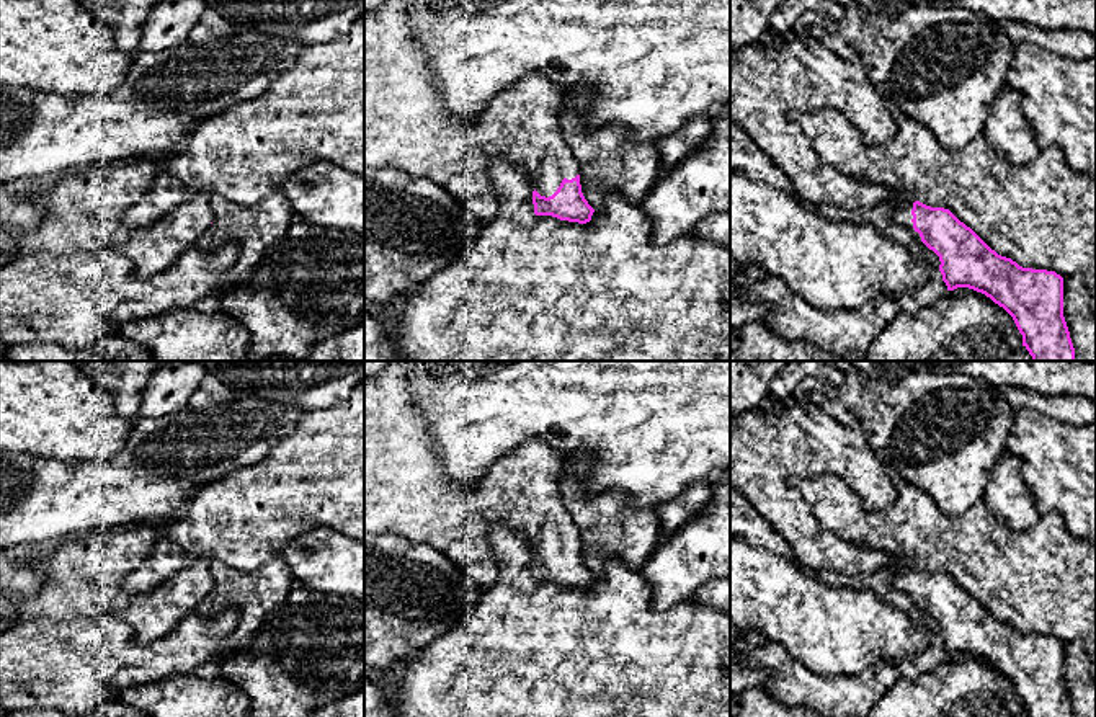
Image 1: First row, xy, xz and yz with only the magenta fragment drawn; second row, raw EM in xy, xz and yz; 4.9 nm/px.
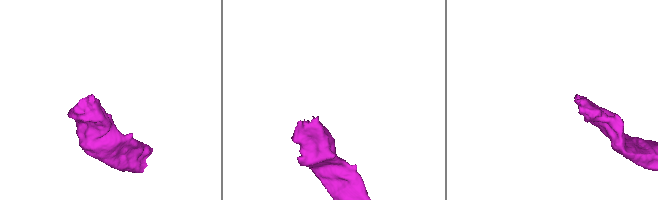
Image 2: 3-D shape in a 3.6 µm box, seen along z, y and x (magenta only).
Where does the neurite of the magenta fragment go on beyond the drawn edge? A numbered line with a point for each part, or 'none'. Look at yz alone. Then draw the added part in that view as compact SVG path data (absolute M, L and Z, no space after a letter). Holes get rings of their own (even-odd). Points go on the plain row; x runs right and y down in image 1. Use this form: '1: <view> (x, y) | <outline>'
1: yz (902, 582) | M913 562L903 563L900 572L893 577L892 586L902 593L908 593L908 595L915 596L913 588L911 588L911 585L913 585L911 575L913 575L915 567L916 565Z

